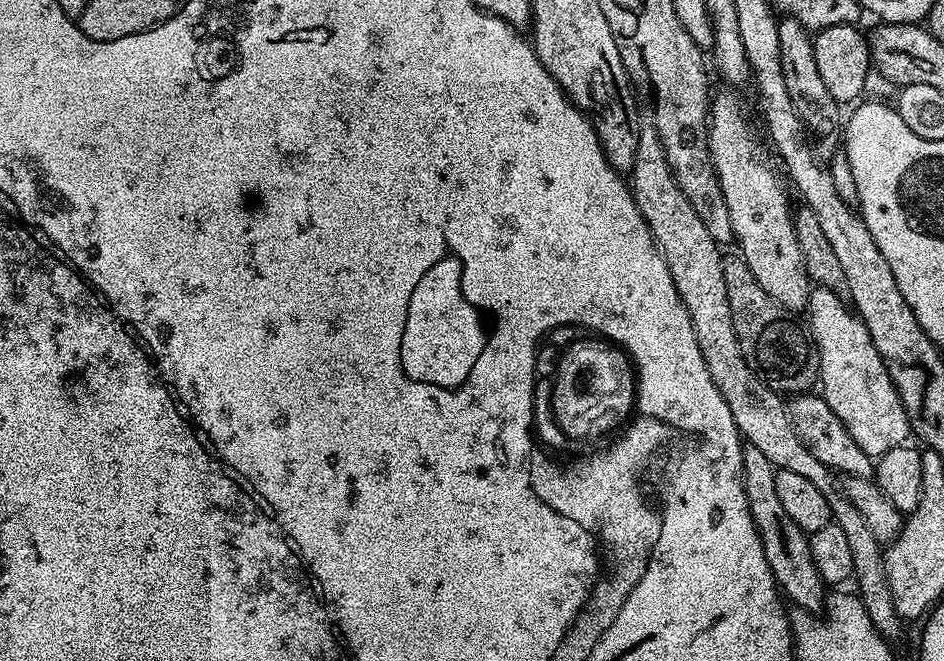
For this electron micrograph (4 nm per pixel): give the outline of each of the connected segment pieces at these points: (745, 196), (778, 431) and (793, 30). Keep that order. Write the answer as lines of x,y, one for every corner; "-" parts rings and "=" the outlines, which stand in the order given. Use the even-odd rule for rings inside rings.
728,91
732,92
720,92
717,96
715,93
711,97
708,138
712,161
730,210
734,240
740,243
739,255
750,266
754,278
758,278
758,286
762,286
774,302
793,314
800,314
807,309
814,285
808,279
806,262
802,262
802,250
798,250
794,208
788,205
789,185
781,169
772,165
769,145
760,141
748,117
748,108
736,93
739,91
=
641,127
638,154
630,169
630,187
636,197
636,205
651,226
652,236
660,253
664,255
666,266
674,278
674,286
690,314
710,376
714,378
714,384
718,386
722,398
726,398
726,404
734,414
736,429
751,447
762,450
762,454
766,454
768,461
777,469
802,474
825,495
826,502
831,506
832,519
846,533
850,555
854,557
852,574
854,584
860,587
860,601
866,606
878,631
886,638
893,638
892,636
900,632
902,618
896,613
894,598
890,594
884,565
884,548
878,538
874,538
870,526
866,526
861,511
850,502
841,477
819,462
818,458
814,458
814,454
810,454
808,445
792,424
792,414
785,397
774,391
772,385
742,354
742,346
734,330
734,318
730,314
730,298
726,298
725,257
720,256
721,245
712,237
710,230
706,230
702,218
690,204
690,198
680,189
655,127
=
784,16
778,23
778,38
786,90
790,90
790,98
805,128
808,129
808,135
818,145
821,153
835,153
842,144
842,125
846,116
845,113
840,113
843,112
841,104
831,96
829,88
822,83
822,73
818,70
818,61
812,45
813,33
804,28
802,22
798,22
793,16

